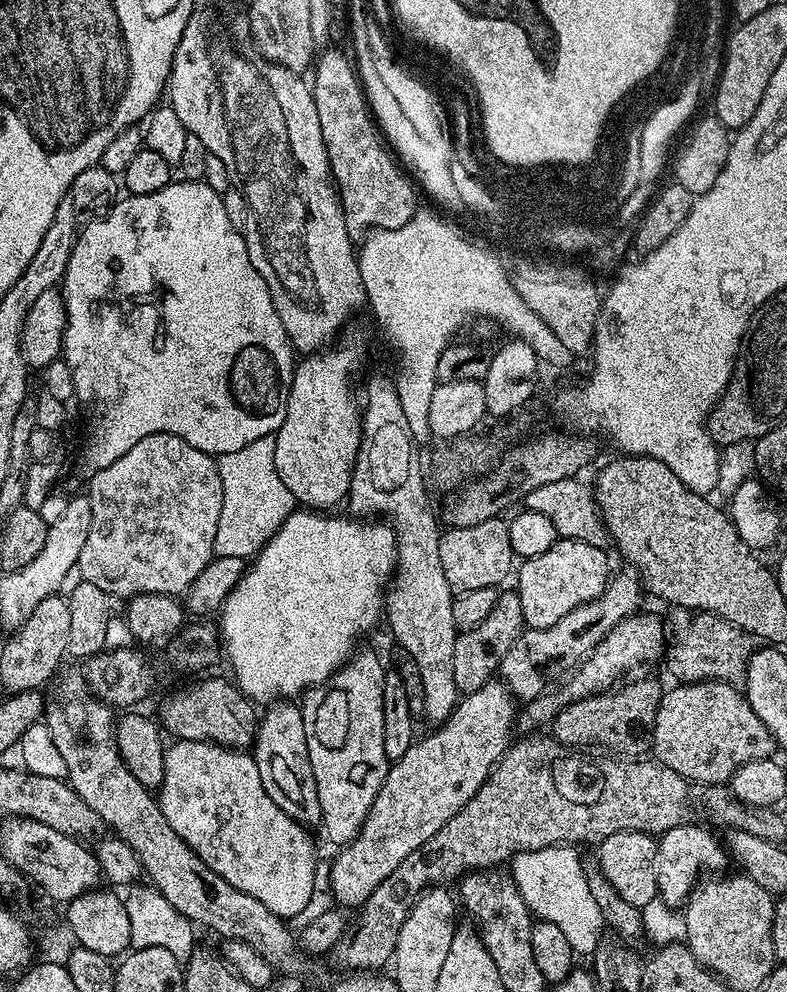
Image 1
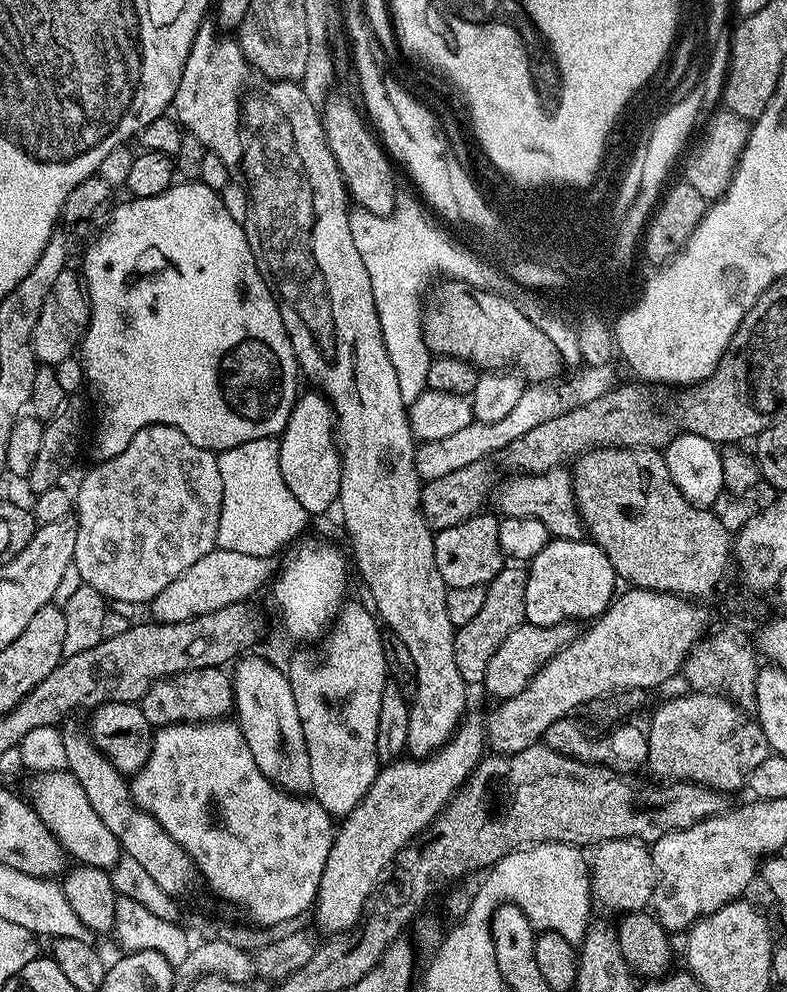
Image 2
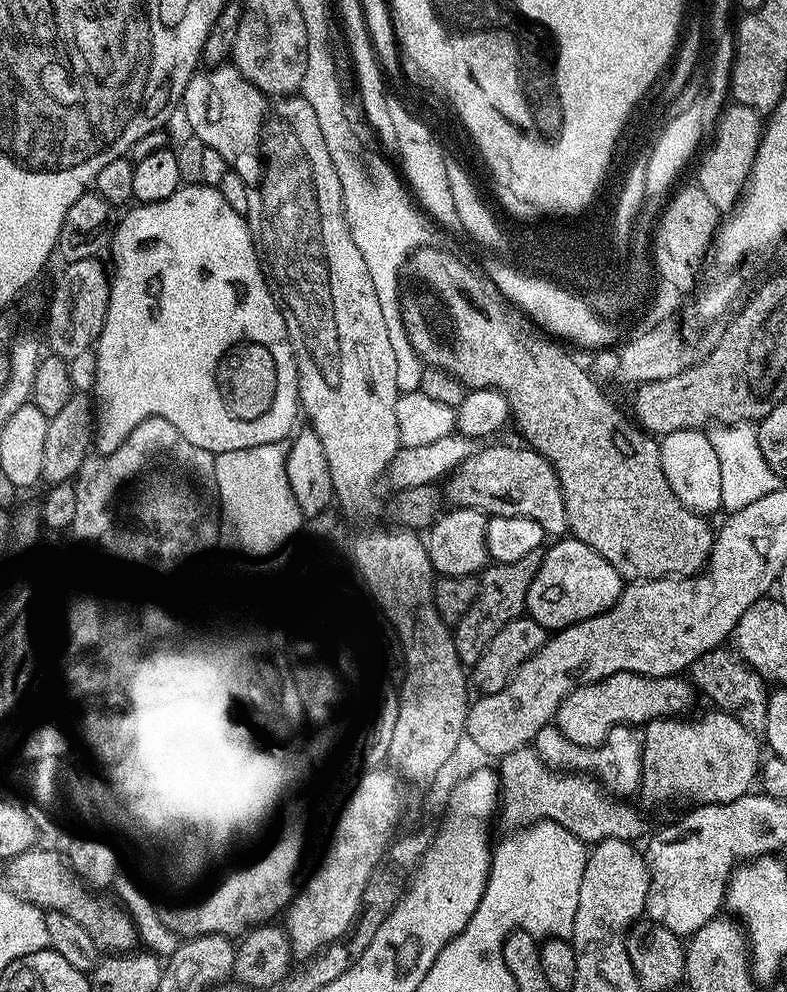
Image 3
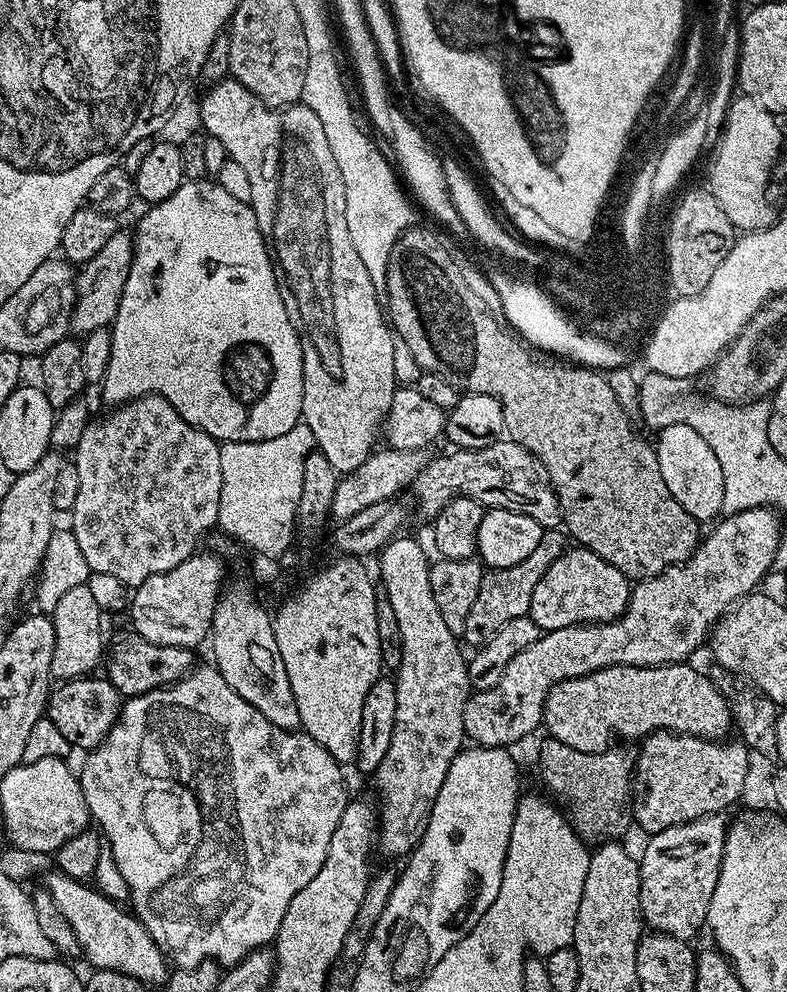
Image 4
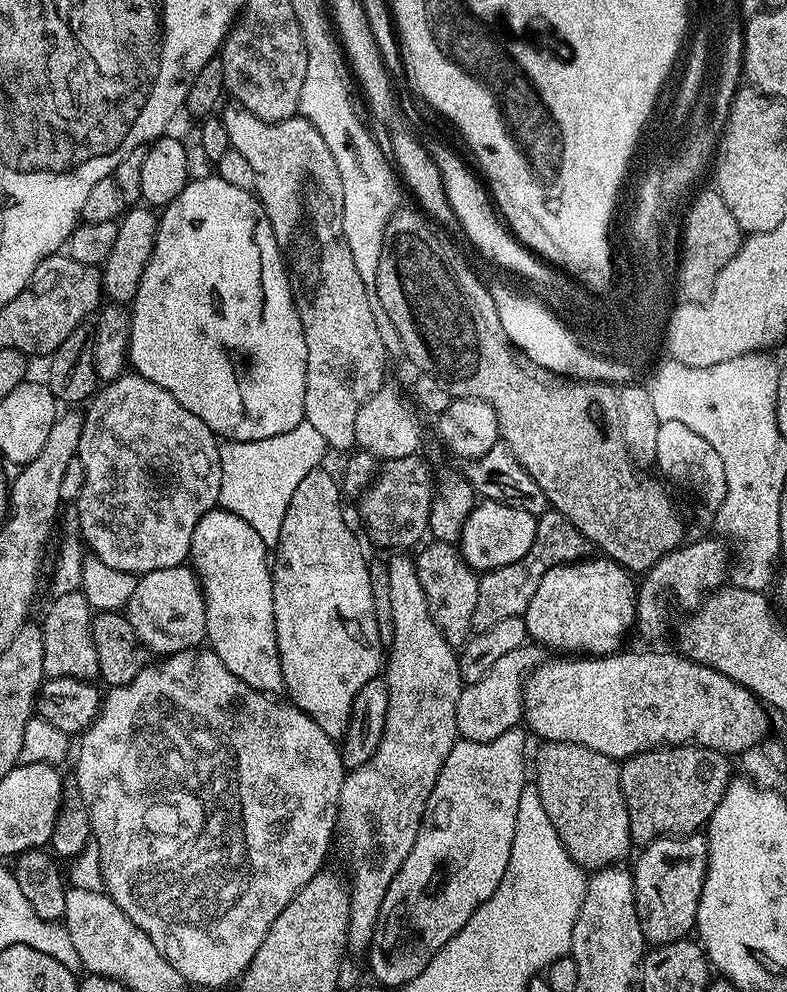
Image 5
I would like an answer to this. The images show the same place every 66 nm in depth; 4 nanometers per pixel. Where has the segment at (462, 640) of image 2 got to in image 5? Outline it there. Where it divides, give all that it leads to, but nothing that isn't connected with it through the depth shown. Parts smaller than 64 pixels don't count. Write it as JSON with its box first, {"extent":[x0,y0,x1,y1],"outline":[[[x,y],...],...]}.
{"extent":[472,510,589,632],"outline":[[[545,510],[537,519],[534,542],[530,542],[530,550],[526,550],[524,557],[518,562],[510,562],[480,576],[472,632],[490,630],[490,626],[502,622],[502,618],[523,616],[524,611],[530,606],[530,598],[534,598],[534,590],[538,590],[542,574],[546,574],[546,570],[550,570],[556,564],[574,564],[577,560],[585,559],[589,555],[588,551],[588,539],[561,512]]]}

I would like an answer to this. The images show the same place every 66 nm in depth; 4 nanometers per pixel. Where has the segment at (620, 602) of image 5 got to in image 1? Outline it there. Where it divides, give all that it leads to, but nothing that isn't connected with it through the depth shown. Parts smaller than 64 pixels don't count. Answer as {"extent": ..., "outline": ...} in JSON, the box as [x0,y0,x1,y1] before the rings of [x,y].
{"extent":[514,538,610,628],"outline":[[[560,538],[550,550],[546,550],[546,554],[524,560],[520,573],[519,568],[515,573],[514,590],[522,602],[525,625],[528,628],[549,628],[562,618],[562,614],[570,614],[570,610],[601,596],[610,579],[608,554],[605,549],[581,540]]]}

